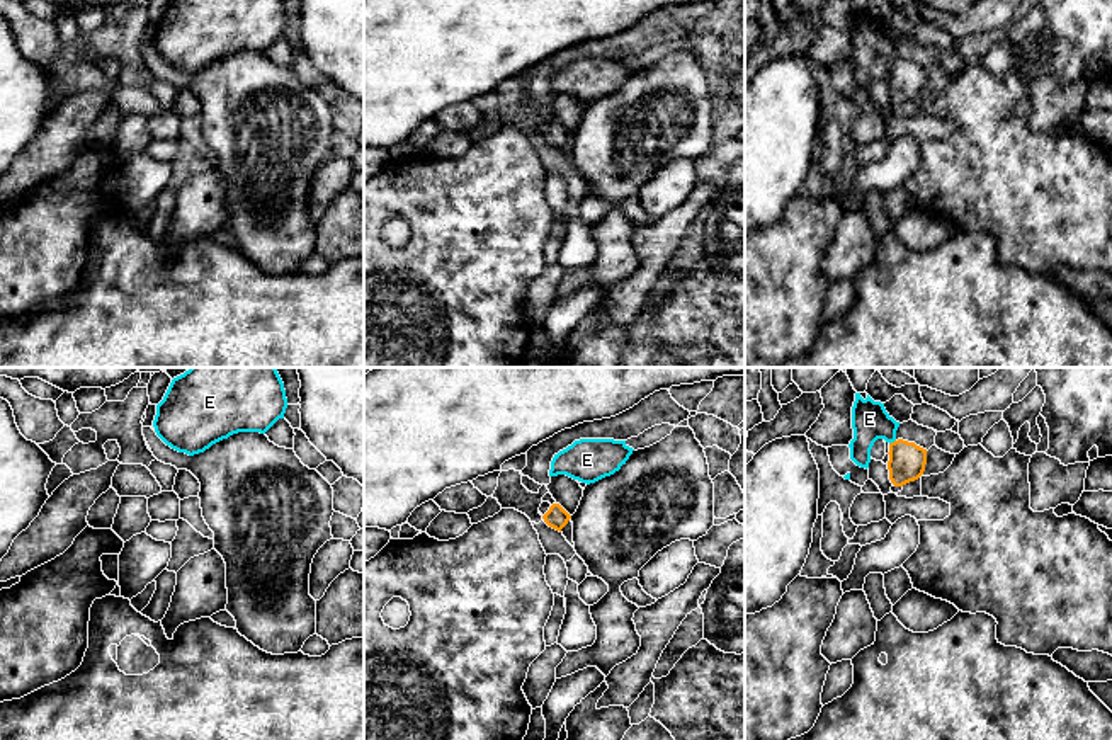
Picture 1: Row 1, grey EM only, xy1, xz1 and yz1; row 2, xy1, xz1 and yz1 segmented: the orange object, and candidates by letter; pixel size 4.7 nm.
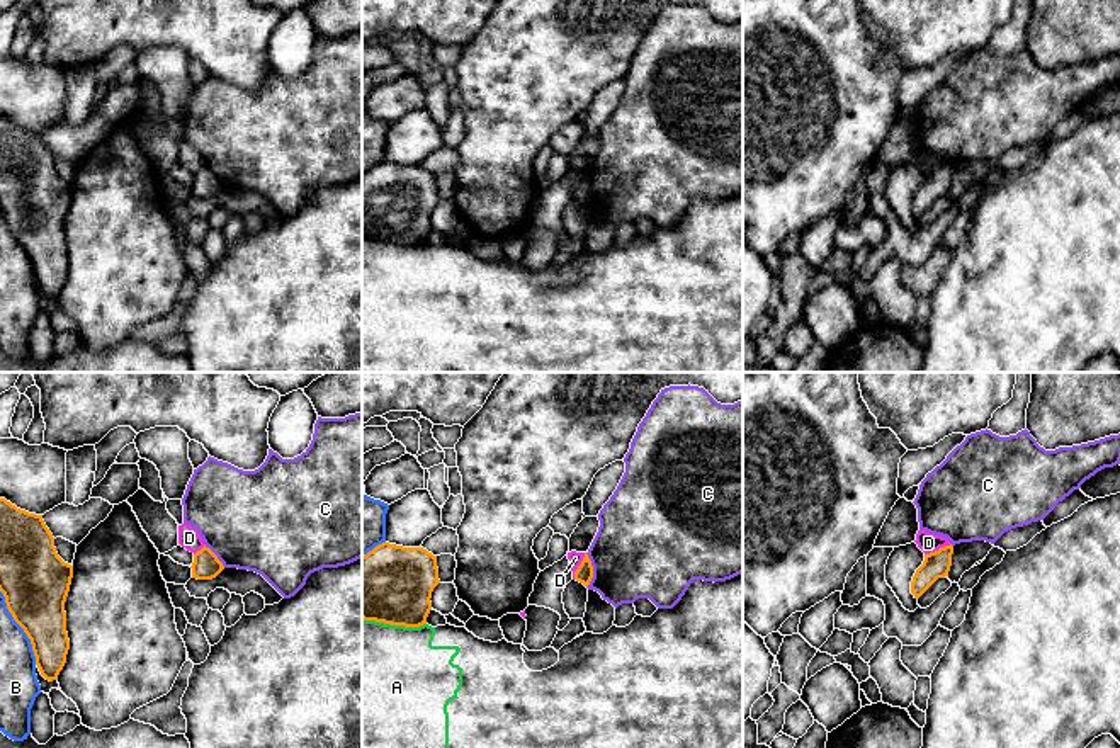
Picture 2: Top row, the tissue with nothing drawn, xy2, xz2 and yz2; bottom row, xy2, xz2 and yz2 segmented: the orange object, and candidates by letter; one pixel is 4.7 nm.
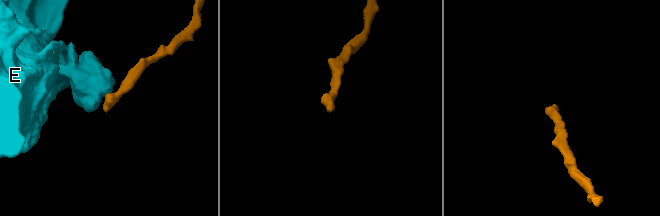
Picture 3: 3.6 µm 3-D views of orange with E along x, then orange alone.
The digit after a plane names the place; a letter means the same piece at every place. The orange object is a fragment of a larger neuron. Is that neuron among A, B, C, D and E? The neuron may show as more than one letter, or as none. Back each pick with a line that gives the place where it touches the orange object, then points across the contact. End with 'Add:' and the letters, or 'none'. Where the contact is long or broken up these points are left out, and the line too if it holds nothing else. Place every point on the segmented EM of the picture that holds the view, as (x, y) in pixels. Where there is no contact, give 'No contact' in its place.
Add: none

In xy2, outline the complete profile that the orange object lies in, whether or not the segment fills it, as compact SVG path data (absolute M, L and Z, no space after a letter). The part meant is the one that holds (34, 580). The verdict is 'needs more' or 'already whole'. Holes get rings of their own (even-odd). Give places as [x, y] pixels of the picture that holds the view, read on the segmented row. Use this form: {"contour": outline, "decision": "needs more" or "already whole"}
{"contour": "M0 498L0 592L49 682L58 680L70 649L65 602L71 578L73 566L58 556L42 515Z", "decision": "already whole"}

